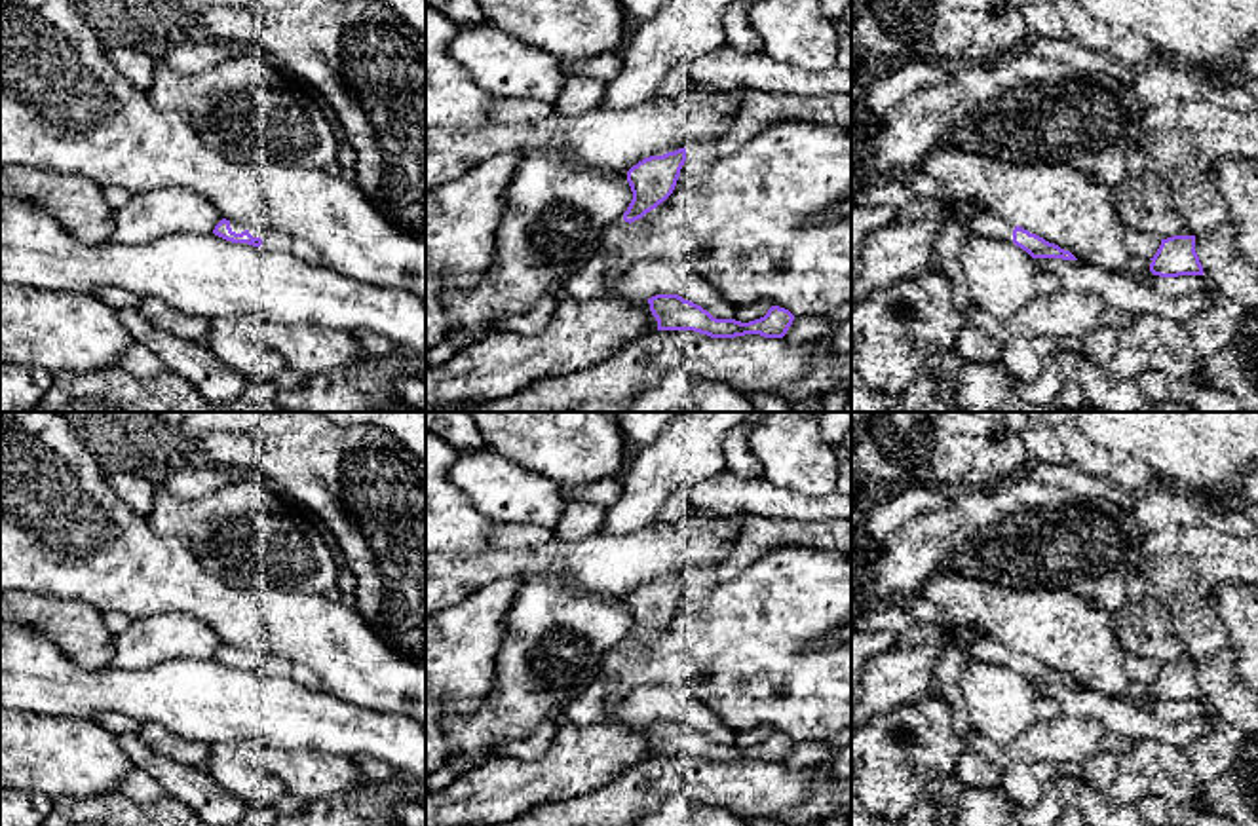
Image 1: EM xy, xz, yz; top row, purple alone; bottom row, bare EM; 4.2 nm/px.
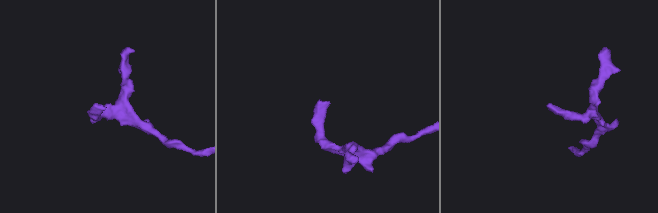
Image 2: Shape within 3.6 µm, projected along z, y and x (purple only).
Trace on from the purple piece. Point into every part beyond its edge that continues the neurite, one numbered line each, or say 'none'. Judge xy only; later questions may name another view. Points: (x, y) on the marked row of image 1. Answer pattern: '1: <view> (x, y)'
1: xy (236, 226)

